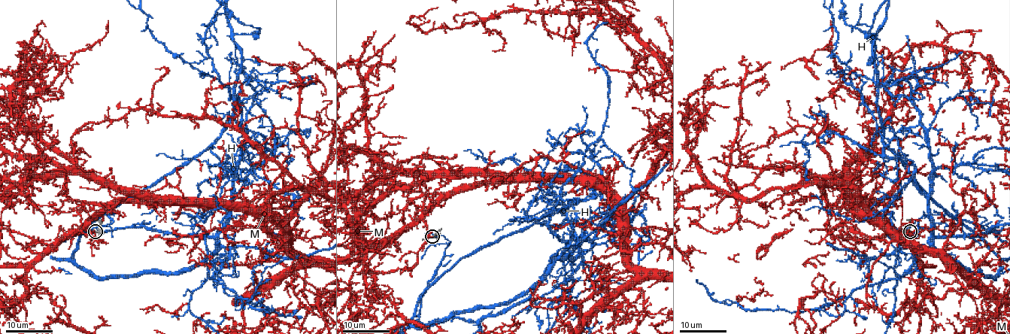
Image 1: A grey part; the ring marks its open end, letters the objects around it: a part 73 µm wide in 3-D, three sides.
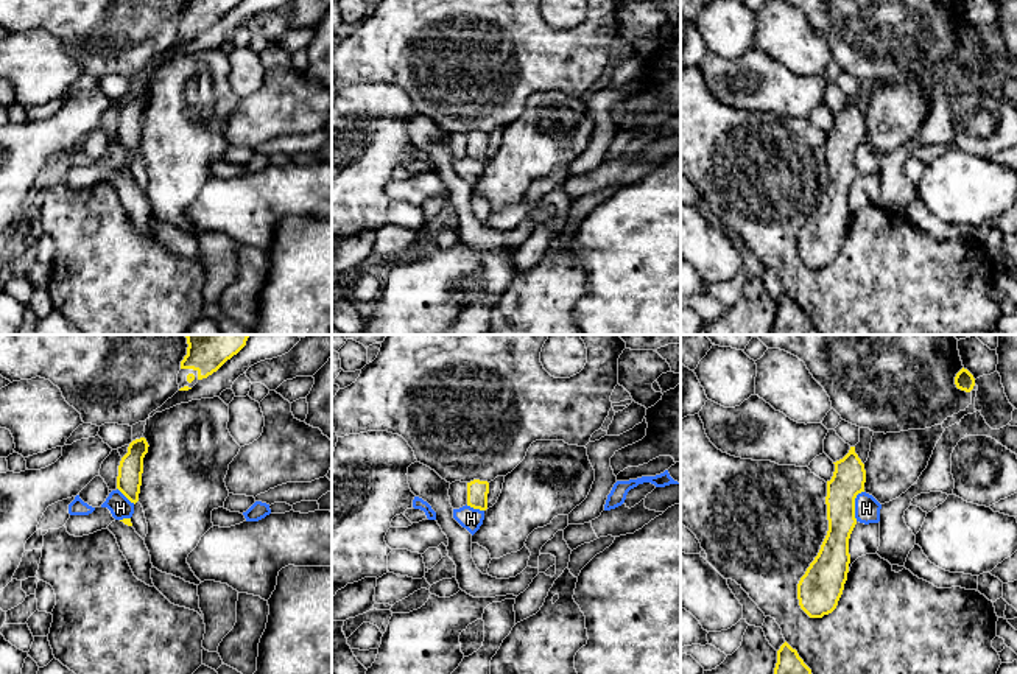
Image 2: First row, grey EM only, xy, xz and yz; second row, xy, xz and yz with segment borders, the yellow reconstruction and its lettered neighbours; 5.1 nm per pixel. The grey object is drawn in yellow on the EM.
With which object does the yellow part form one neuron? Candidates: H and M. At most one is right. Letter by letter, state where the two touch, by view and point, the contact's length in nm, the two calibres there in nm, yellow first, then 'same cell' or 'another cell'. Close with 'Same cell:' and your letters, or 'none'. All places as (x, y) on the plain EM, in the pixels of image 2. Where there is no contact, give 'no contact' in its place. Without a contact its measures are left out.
H: contact yz (854, 156); length 170 nm; calibres 170 and 130 nm; another cell
M: no contact; same cell
Same cell: M

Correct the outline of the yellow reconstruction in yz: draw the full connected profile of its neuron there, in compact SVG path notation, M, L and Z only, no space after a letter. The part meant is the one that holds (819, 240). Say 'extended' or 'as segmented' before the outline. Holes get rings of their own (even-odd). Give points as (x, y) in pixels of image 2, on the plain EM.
as segmented; M850 98L849 104L833 114L835 123L827 132L829 182L815 212L797 235L801 260L810 269L832 265L847 232L850 205L849 190L857 176L855 149L864 143L864 115Z

